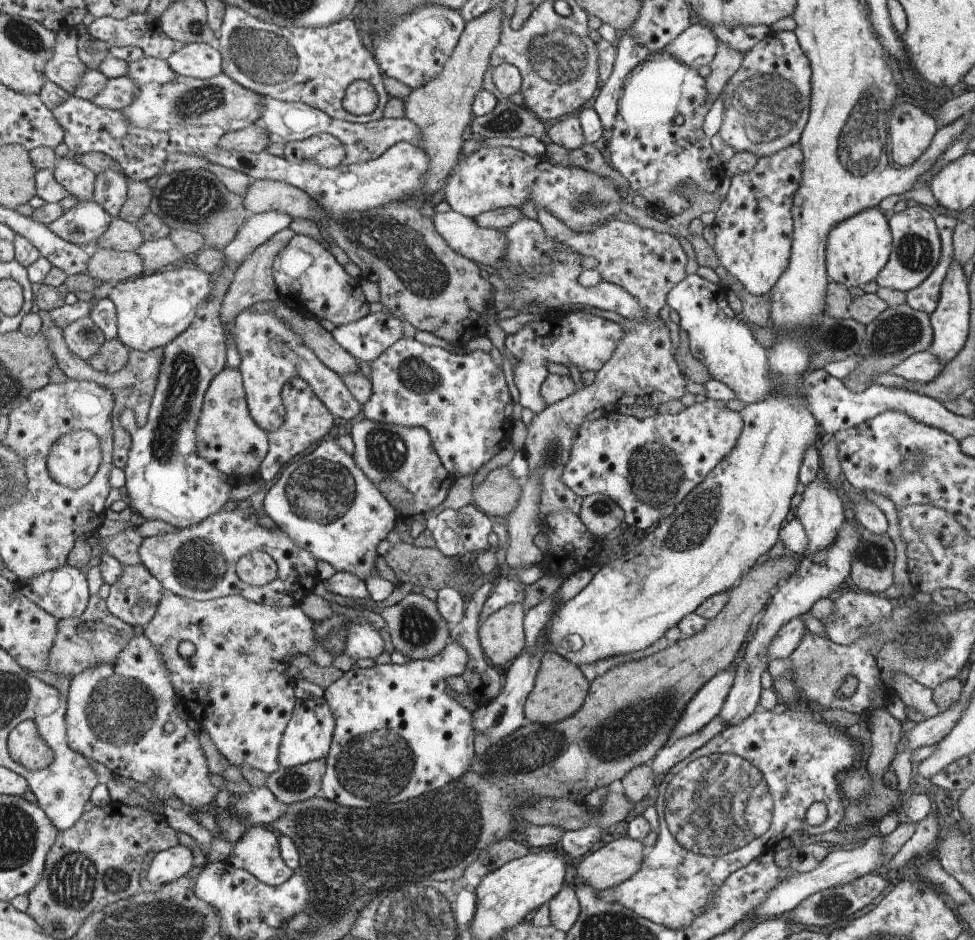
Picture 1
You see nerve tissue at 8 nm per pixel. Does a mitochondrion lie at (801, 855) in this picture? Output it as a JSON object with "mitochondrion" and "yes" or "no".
{"mitochondrion":"no"}

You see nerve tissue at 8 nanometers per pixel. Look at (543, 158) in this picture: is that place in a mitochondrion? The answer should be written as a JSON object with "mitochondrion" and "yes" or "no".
{"mitochondrion":"no"}

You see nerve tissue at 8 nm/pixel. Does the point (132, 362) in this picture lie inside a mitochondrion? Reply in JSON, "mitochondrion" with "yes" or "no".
{"mitochondrion":"no"}

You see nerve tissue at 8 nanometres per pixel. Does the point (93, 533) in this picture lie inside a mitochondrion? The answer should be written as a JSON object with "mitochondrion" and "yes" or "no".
{"mitochondrion":"no"}

